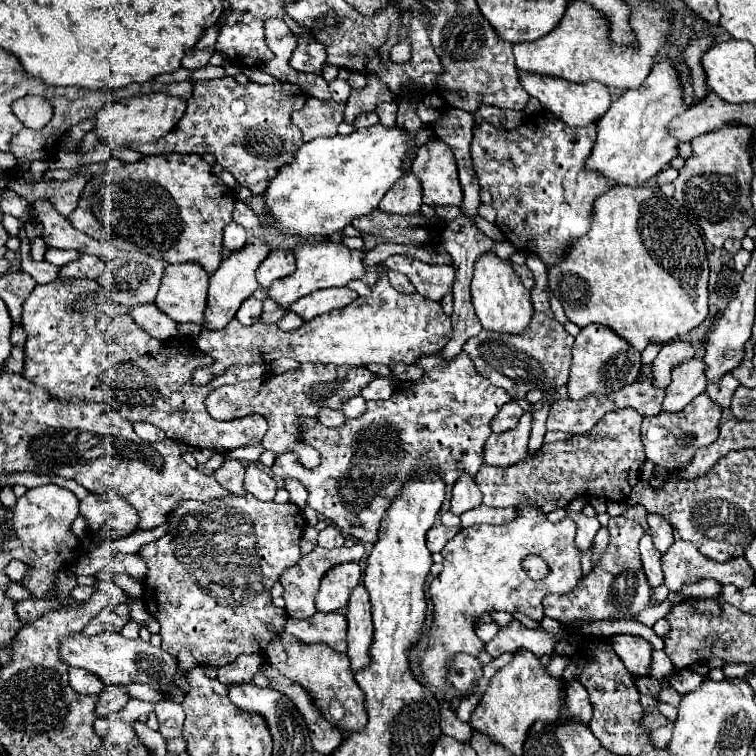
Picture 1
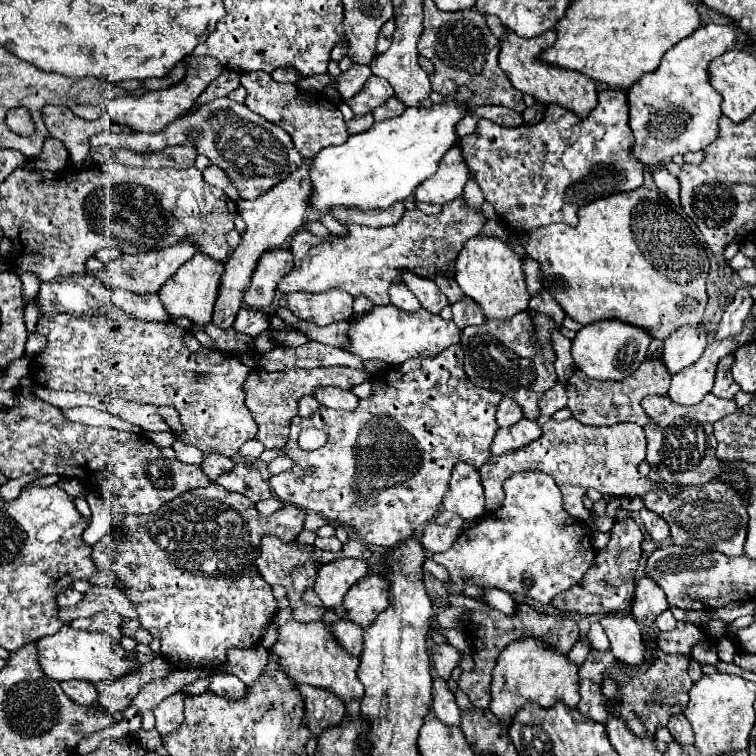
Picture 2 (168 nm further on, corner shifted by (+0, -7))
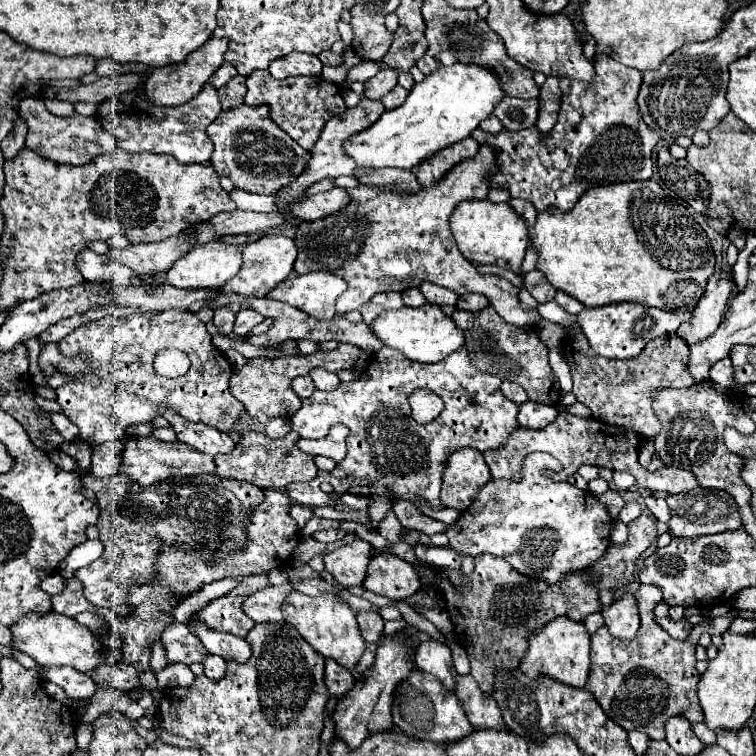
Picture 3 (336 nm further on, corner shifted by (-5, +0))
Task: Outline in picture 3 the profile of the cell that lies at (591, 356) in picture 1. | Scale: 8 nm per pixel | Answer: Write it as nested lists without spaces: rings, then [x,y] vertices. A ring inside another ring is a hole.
[[[619,302],[619,304],[611,304],[611,306],[599,306],[597,310],[589,310],[585,308],[579,316],[577,322],[583,330],[583,334],[587,336],[591,348],[595,350],[595,354],[605,356],[605,358],[633,358],[637,354],[641,354],[641,350],[645,348],[645,344],[657,336],[665,336],[671,334],[679,328],[679,324],[683,322],[681,314],[673,314],[661,308],[649,308],[637,302]]]

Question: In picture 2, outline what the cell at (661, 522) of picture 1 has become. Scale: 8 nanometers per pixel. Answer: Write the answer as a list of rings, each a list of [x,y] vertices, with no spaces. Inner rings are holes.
[[[642,509],[642,511],[640,511],[640,519],[642,519],[648,535],[652,537],[652,541],[654,541],[656,545],[670,537],[670,533],[668,533],[668,523],[666,523],[662,517],[656,517],[656,513],[648,513],[646,509]]]

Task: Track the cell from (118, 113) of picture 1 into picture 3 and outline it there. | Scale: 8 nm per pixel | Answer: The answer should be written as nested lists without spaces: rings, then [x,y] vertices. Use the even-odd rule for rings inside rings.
[[[209,38],[209,42],[205,42],[201,50],[195,50],[195,54],[189,54],[185,62],[153,68],[149,80],[145,82],[147,98],[159,106],[179,106],[189,102],[193,96],[199,94],[201,86],[211,78],[211,74],[223,64],[223,54],[227,52],[227,46],[229,46],[229,38]]]

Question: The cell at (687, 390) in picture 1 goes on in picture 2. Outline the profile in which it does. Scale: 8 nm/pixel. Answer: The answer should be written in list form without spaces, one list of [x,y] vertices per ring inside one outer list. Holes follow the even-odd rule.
[[[746,319],[744,329],[736,339],[712,341],[696,363],[692,363],[688,369],[682,369],[680,373],[676,373],[676,377],[672,377],[668,397],[678,405],[696,405],[706,393],[712,391],[718,361],[730,351],[738,349],[738,345],[754,341],[750,331],[752,323]]]

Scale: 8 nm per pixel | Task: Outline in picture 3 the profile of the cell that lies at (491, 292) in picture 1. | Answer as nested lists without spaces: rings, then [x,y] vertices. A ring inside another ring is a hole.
[[[465,200],[459,202],[449,216],[449,226],[455,236],[459,250],[469,262],[477,264],[497,264],[519,274],[521,260],[529,246],[529,230],[525,220],[507,204],[495,204],[491,200]]]

